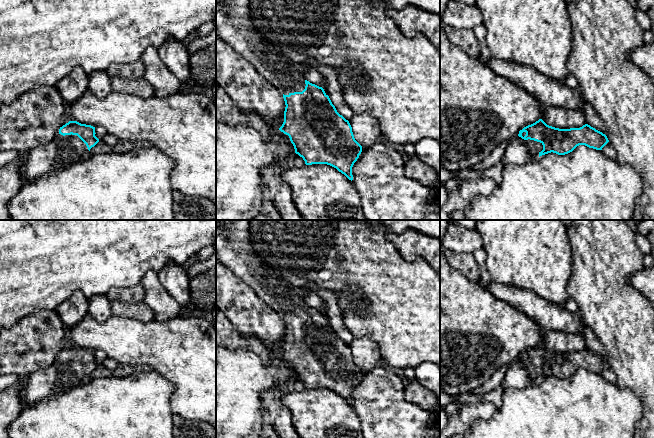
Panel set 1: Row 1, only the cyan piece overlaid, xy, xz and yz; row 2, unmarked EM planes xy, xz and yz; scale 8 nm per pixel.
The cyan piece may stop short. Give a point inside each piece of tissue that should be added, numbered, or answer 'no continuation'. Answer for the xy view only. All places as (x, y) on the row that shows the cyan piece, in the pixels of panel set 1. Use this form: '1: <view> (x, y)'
1: xy (63, 151)

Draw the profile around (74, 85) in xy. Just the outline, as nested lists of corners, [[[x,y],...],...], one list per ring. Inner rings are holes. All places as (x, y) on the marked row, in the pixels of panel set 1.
[[[76,66],[70,74],[62,78],[56,85],[64,102],[77,101],[88,89],[89,77],[78,66]]]

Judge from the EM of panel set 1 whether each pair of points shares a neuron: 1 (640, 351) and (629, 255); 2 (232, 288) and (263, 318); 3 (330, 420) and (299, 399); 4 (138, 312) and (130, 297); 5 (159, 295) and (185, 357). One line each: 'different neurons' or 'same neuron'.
1: same neuron
2: same neuron
3: same neuron
4: different neurons
5: different neurons

